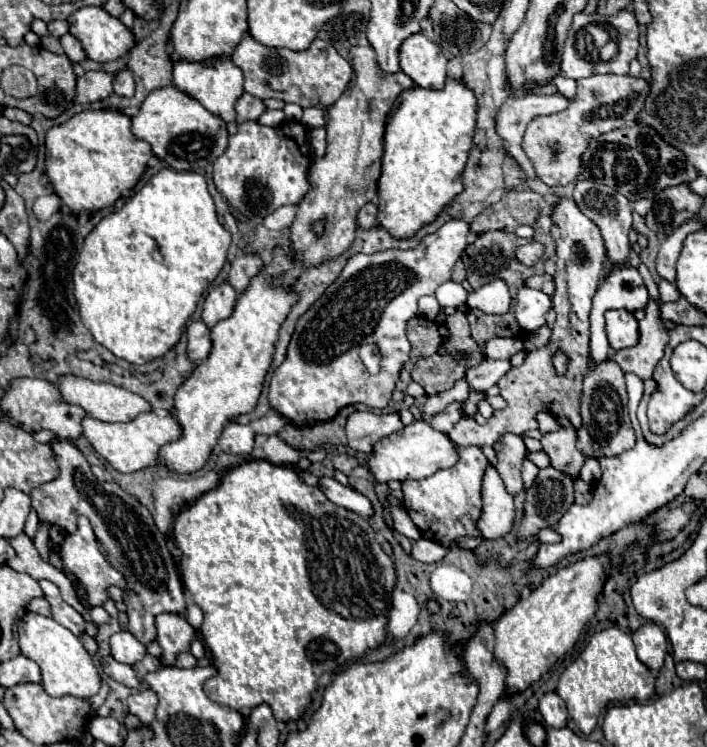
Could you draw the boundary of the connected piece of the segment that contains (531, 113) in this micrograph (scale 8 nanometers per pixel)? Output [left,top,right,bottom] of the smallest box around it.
[496,93,568,179]

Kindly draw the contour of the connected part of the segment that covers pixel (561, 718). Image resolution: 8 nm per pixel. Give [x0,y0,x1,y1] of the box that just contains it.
[538,693,568,727]

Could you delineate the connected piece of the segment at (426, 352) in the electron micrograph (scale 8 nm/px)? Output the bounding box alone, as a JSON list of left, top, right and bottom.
[406,317,442,361]

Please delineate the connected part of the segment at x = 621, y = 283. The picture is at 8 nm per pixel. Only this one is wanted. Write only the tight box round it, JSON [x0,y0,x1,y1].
[590,267,650,361]

